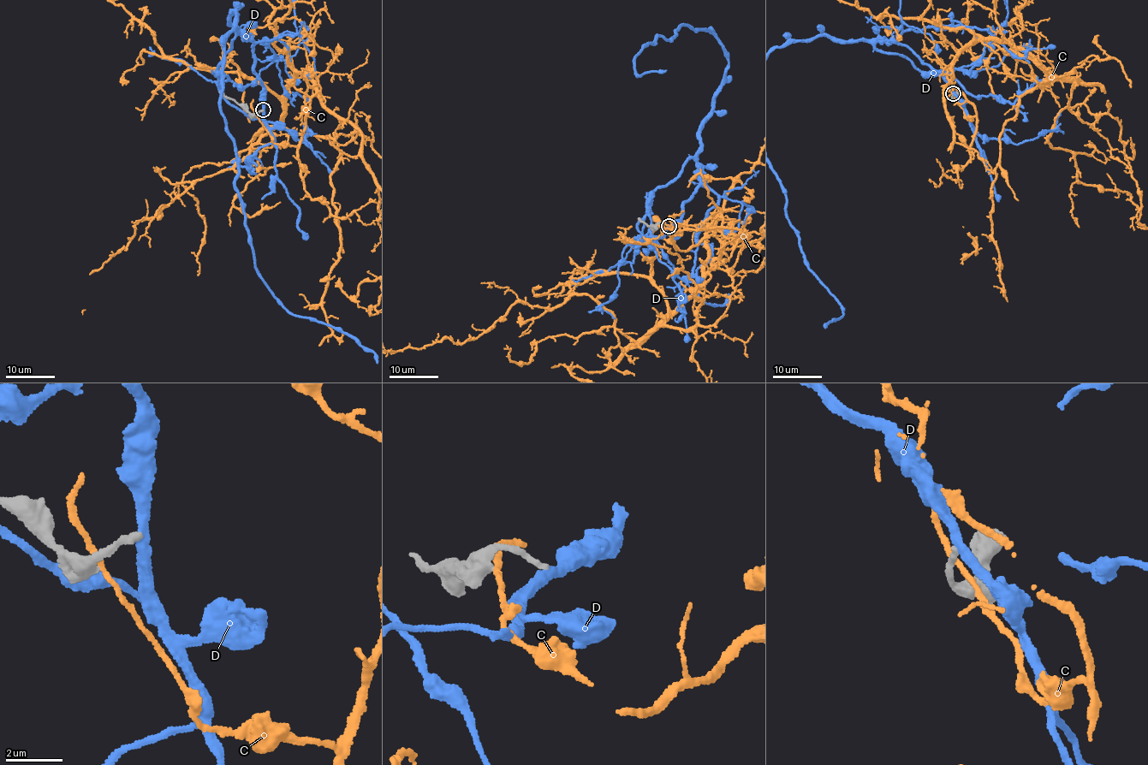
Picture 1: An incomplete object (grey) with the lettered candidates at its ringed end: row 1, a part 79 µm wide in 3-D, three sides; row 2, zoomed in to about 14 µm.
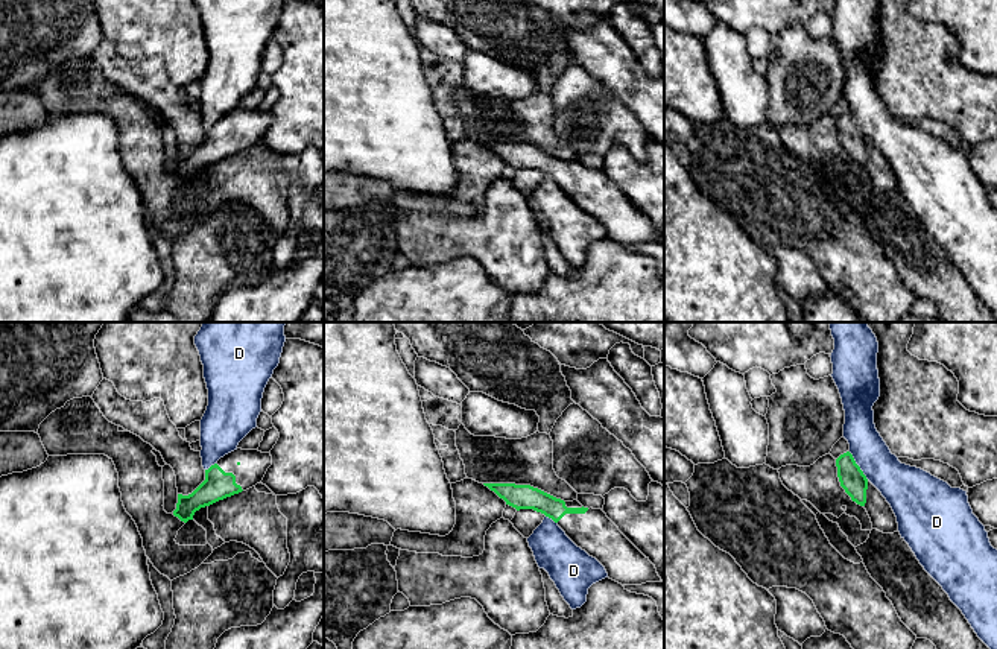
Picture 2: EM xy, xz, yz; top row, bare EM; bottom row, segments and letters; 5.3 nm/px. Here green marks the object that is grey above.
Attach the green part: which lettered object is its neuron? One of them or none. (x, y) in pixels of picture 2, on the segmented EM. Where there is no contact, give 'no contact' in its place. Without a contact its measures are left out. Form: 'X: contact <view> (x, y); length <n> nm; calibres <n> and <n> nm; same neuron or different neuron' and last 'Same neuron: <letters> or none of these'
C: no contact; different neuron
D: contact yz (857, 465); length 190 nm; calibres 140 and 220 nm; different neuron
Same neuron: none of these

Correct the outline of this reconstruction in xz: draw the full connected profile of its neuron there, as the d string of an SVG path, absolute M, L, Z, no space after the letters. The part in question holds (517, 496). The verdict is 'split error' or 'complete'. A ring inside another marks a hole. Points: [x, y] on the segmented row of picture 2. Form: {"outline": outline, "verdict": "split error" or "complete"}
{"outline": "M483 483L506 505L533 509L552 518L565 535L622 585L663 582L655 565L606 517L602 509L584 508L578 500L564 502L530 485Z", "verdict": "split error"}

